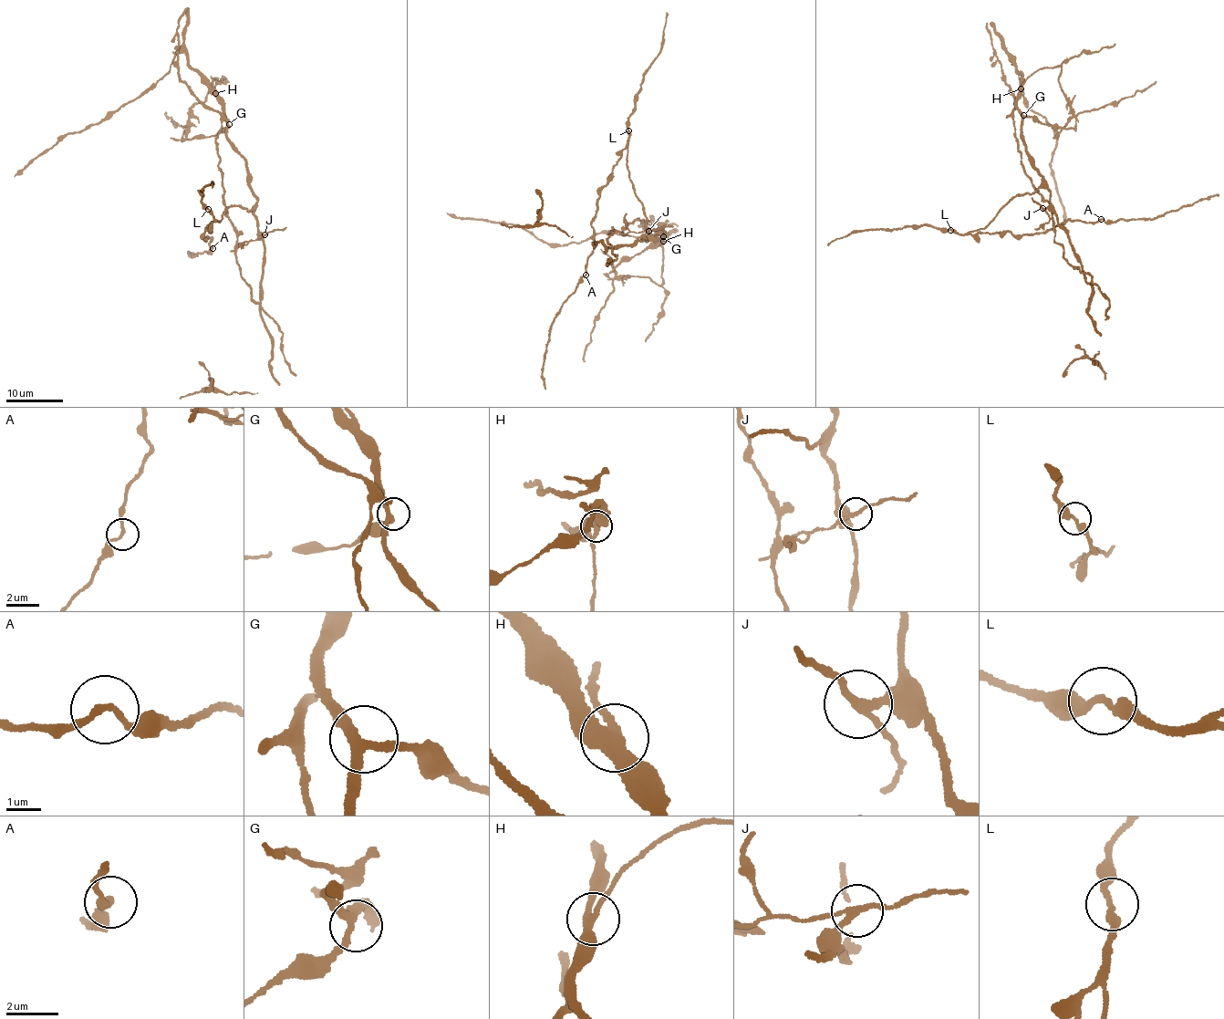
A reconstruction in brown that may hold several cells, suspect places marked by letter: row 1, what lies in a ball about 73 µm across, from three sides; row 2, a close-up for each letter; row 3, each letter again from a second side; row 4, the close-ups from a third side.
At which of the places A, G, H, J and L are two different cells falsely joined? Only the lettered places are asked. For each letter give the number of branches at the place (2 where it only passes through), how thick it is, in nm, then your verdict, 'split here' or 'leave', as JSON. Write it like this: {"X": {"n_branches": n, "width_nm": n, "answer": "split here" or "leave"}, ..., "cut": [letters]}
{"A": {"n_branches": 2, "width_nm": 190, "answer": "leave"}, "G": {"n_branches": 3, "width_nm": 240, "answer": "leave"}, "H": {"n_branches": 3, "width_nm": 340, "answer": "split here"}, "J": {"n_branches": 3, "width_nm": 180, "answer": "split here"}, "L": {"n_branches": 2, "width_nm": 240, "answer": "leave"}, "cut": ["H", "J"]}

